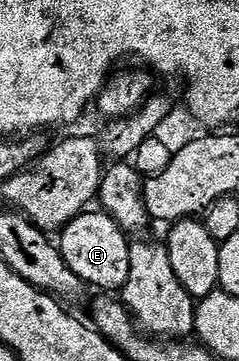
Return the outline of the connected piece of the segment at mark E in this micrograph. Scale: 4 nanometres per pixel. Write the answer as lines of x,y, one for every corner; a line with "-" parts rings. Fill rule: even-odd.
88,209
63,228
57,246
65,265
88,288
100,287
100,292
115,293
129,281
131,243
127,232
121,230
112,215
102,209

